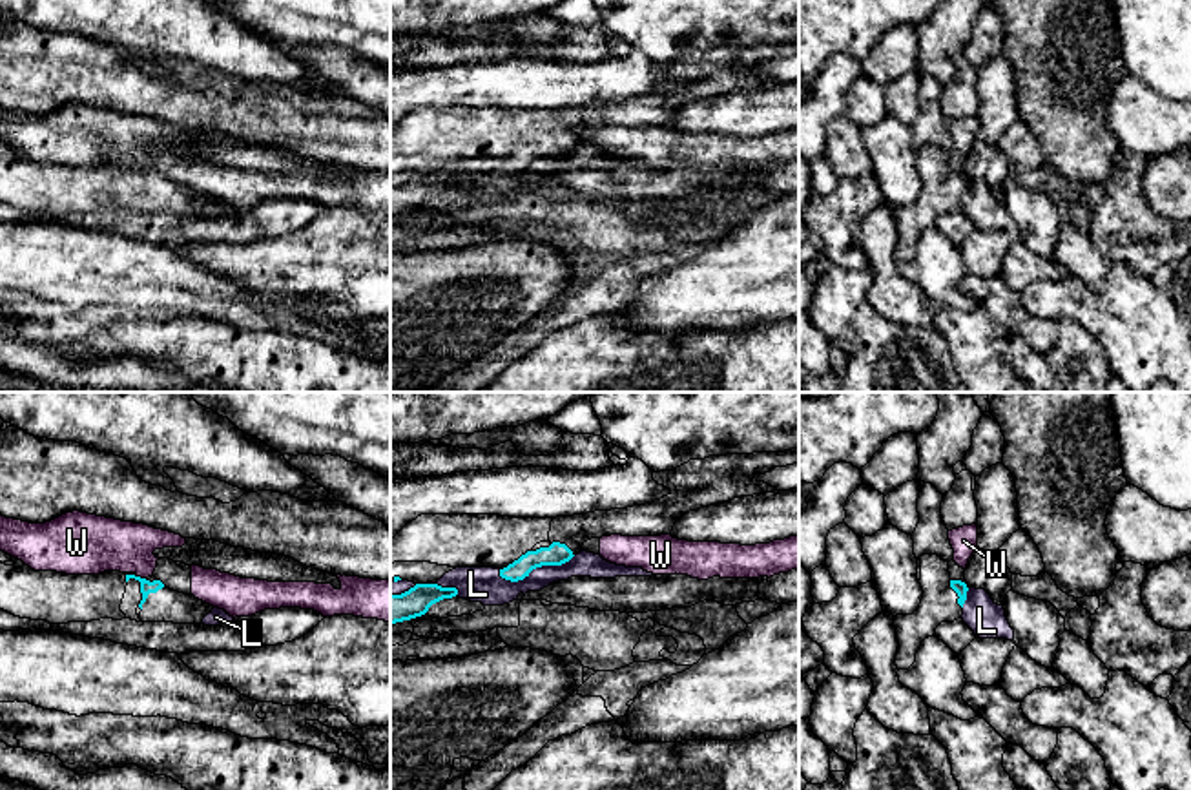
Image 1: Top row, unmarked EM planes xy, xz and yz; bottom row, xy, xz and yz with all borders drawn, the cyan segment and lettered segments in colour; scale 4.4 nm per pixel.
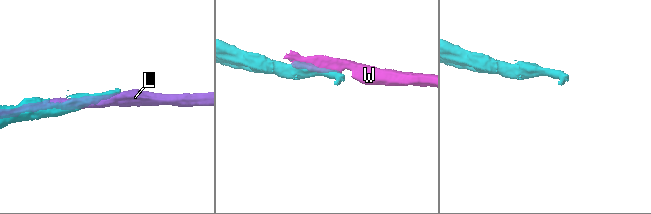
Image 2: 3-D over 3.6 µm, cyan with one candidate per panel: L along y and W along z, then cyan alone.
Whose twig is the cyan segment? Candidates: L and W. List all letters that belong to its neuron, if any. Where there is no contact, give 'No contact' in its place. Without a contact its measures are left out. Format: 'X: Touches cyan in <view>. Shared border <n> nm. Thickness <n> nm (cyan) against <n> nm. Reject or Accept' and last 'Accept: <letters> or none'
L: Touches cyan in xz. Shared border 360 nm. Thickness 100 nm (cyan) against 160 nm. Reject
W: Touches cyan in xy. Shared border 40 nm. Thickness 60 nm (cyan) against 260 nm. Reject
Accept: none

